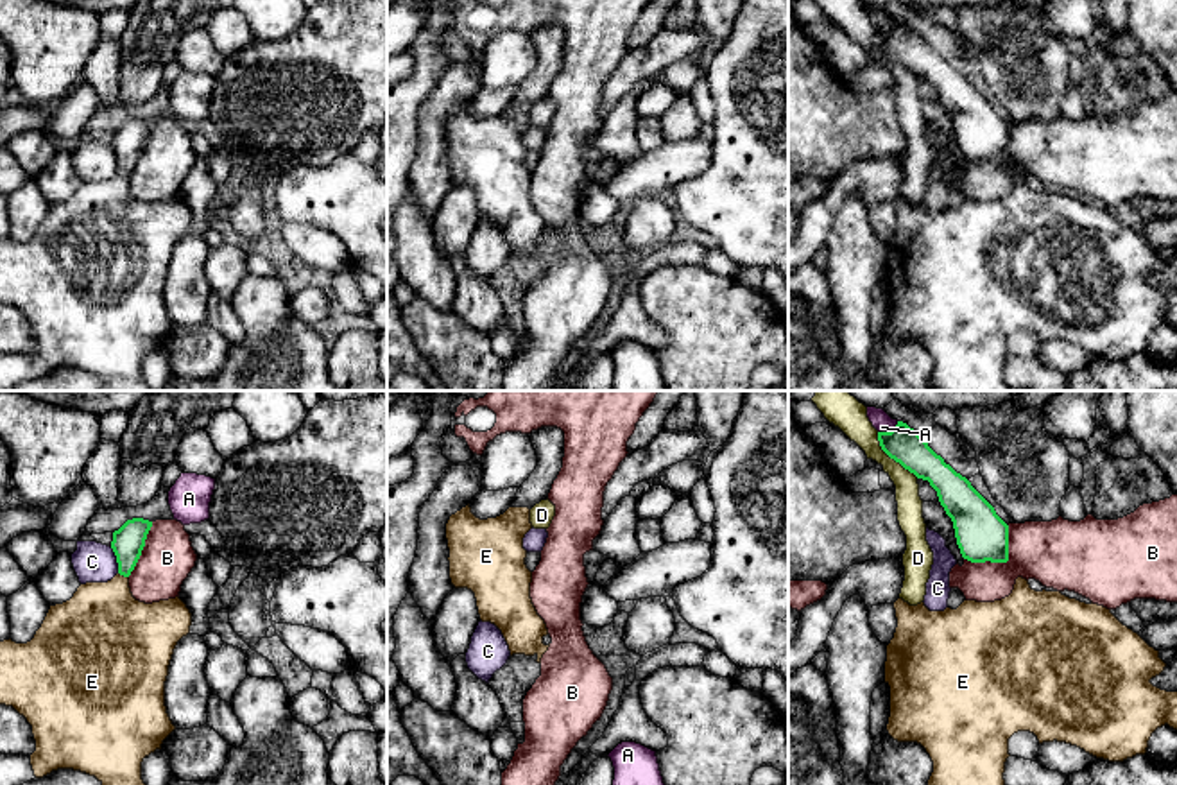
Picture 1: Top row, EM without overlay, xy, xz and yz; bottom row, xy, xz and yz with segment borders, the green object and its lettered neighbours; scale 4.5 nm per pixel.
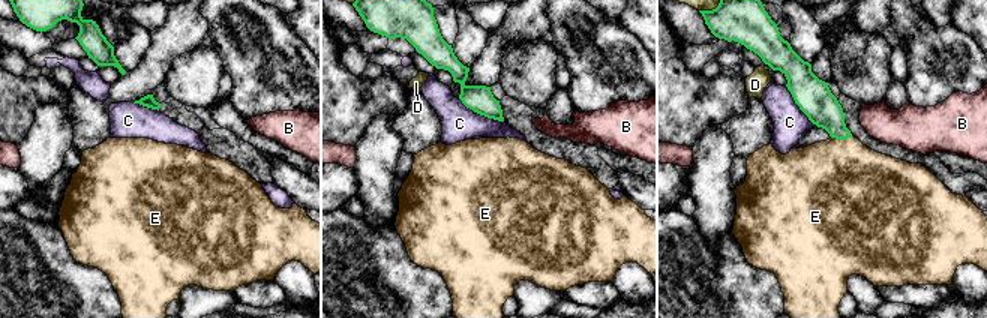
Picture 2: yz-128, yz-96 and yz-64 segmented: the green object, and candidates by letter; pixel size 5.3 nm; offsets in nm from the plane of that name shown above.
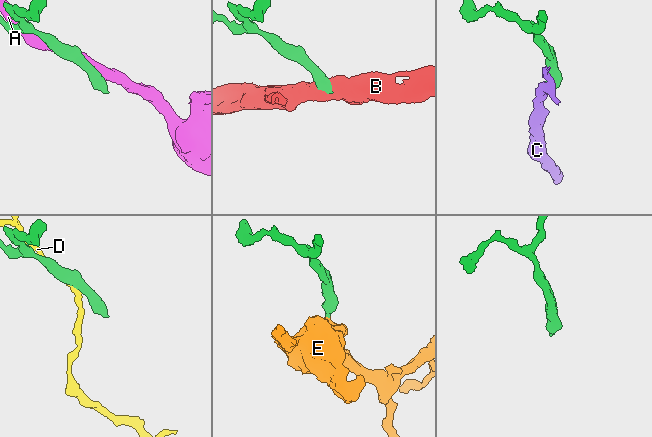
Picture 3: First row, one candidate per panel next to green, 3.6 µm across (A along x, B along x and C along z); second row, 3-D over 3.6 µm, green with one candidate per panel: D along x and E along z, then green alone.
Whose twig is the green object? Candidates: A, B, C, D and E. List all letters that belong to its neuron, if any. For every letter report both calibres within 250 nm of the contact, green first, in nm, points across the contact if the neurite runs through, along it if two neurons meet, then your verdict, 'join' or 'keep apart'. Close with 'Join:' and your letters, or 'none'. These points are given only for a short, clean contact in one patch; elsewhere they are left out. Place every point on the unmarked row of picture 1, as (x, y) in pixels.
A: 160/90 nm | keep apart
B: 220/300 nm | along yz (1009, 124), (1009, 156), (1005, 160), (964, 158) | keep apart
C: 140/180 nm | along xy (110, 146), (119, 171) | keep apart
D: 160/140 nm | keep apart
E: 140/380 nm | across xy (128, 140), (124, 174), (103, 224) | join
Join: E

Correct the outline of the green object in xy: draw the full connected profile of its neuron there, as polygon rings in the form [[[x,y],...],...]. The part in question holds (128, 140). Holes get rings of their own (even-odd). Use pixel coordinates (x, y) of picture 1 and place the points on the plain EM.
[[[143,116],[127,118],[113,131],[118,172],[111,179],[81,183],[70,199],[50,204],[30,240],[0,240],[0,303],[13,305],[32,324],[36,349],[30,364],[36,376],[73,367],[95,375],[106,391],[150,391],[142,378],[142,360],[161,348],[176,328],[165,305],[165,280],[174,247],[192,224],[192,211],[179,195],[145,203],[131,192],[129,174],[150,125],[152,120]]]

